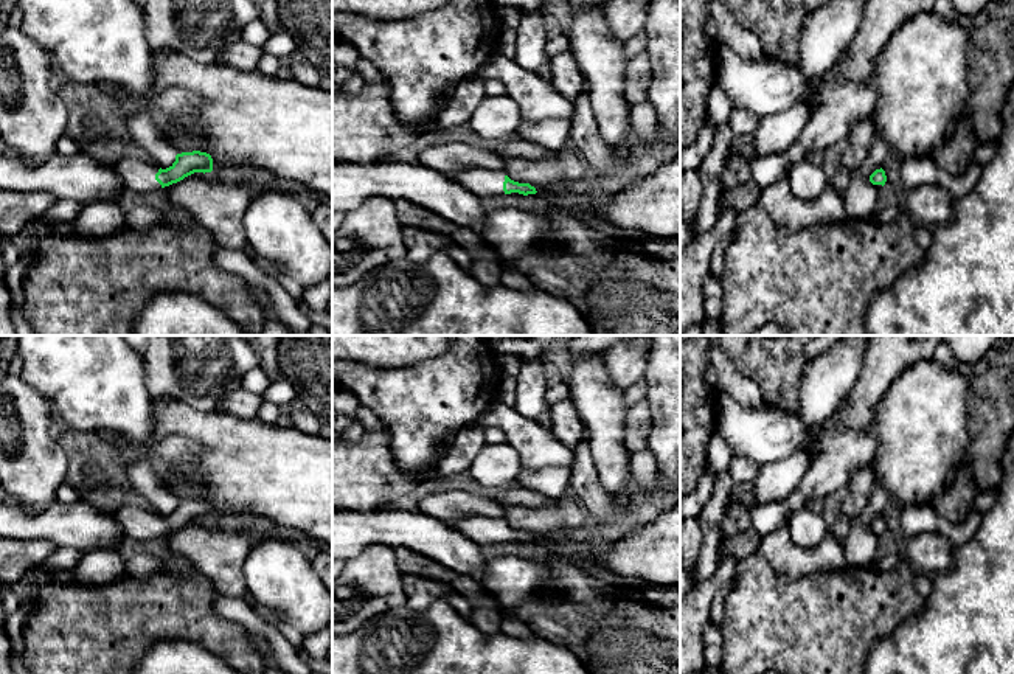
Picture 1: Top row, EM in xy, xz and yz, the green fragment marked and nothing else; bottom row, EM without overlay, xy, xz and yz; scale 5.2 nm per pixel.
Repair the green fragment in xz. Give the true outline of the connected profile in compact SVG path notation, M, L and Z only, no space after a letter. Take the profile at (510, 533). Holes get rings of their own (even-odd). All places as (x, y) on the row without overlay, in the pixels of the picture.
M481 516L460 520L455 530L478 545L494 545L511 540L528 544L537 540L536 536L530 531L514 530L503 519L491 519Z

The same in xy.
M200 499L182 500L175 503L175 509L169 516L161 517L140 506L126 505L120 508L116 519L124 539L148 542L194 520L211 520L213 506Z

